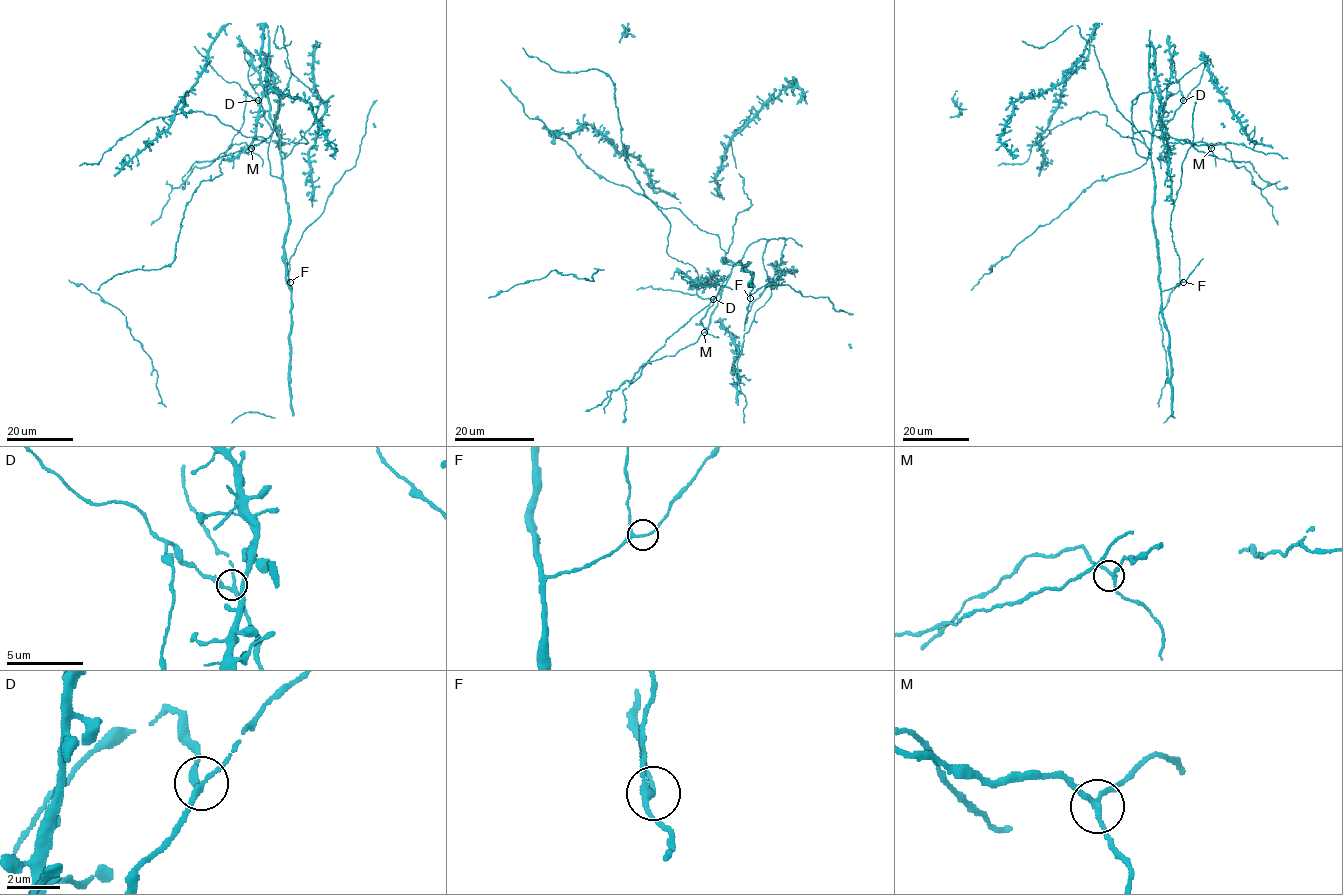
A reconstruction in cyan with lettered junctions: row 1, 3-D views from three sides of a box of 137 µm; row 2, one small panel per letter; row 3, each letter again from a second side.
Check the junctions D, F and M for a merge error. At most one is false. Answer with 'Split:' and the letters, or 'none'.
Split: none

